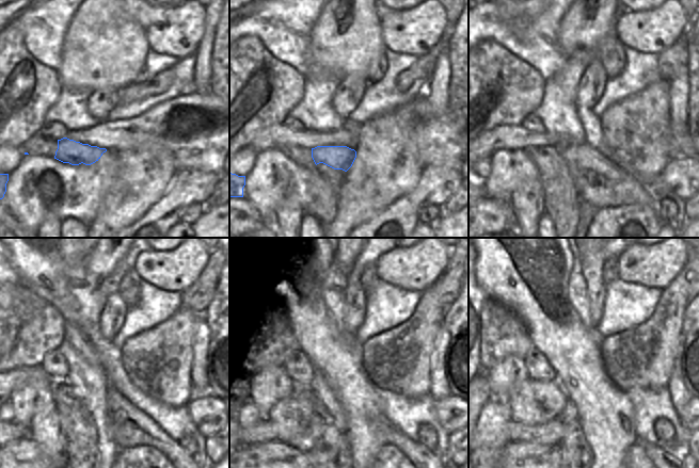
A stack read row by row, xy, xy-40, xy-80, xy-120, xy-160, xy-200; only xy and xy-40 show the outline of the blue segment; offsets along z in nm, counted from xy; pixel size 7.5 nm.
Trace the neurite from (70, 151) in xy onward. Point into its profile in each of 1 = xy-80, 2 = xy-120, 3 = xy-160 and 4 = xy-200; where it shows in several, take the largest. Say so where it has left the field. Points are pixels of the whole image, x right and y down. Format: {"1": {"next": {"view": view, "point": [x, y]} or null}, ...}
{"1": {"next": {"view": "xy-80", "point": [583, 158]}}, "2": {"next": {"view": "xy-120", "point": [153, 435]}}, "3": {"next": {"view": "xy-160", "point": [418, 454]}}, "4": {"next": {"view": "xy-200", "point": [654, 452]}}}

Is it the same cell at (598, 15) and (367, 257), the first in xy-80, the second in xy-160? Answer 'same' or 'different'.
different

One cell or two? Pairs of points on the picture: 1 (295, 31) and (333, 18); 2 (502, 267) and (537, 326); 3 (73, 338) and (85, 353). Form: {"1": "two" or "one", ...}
{"1": "two", "2": "one", "3": "one"}

